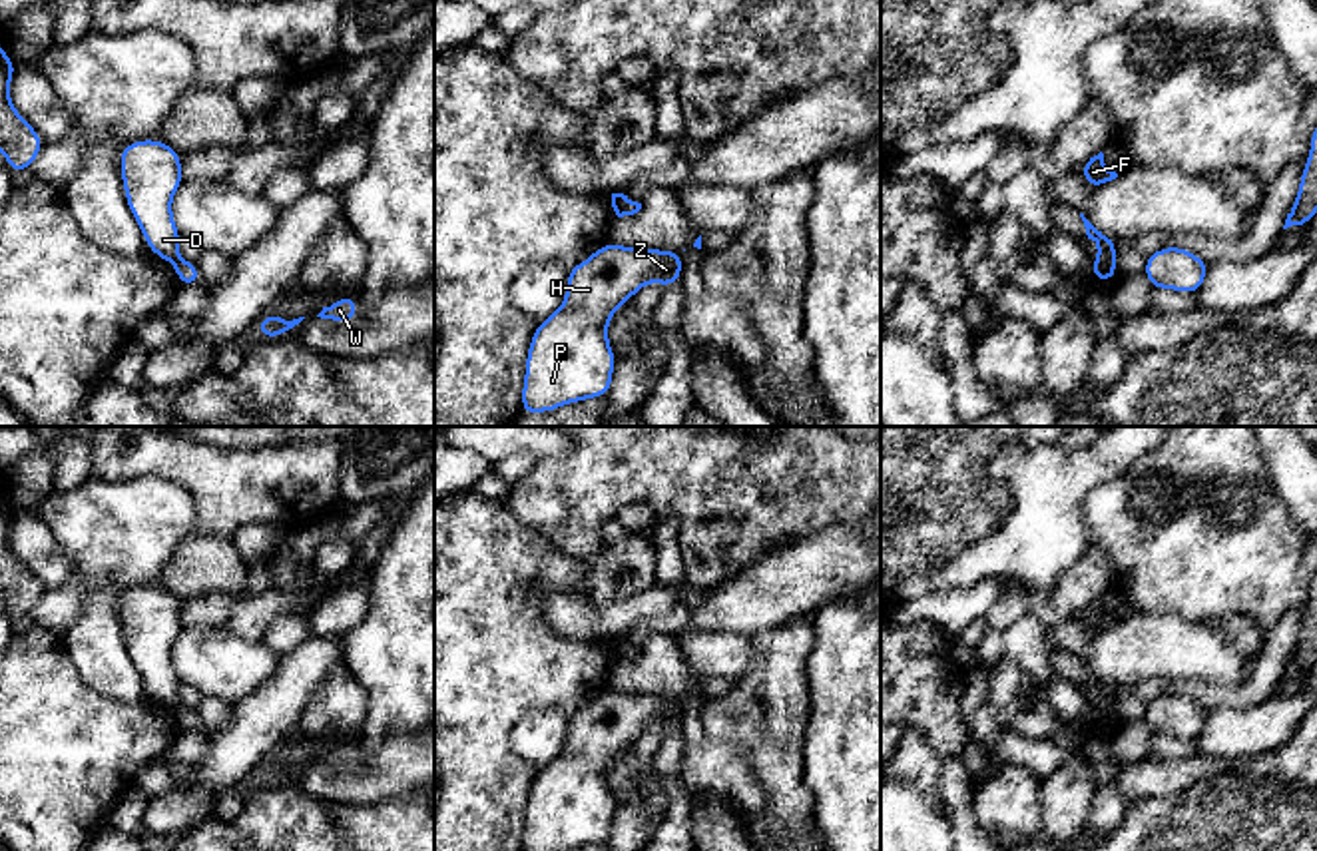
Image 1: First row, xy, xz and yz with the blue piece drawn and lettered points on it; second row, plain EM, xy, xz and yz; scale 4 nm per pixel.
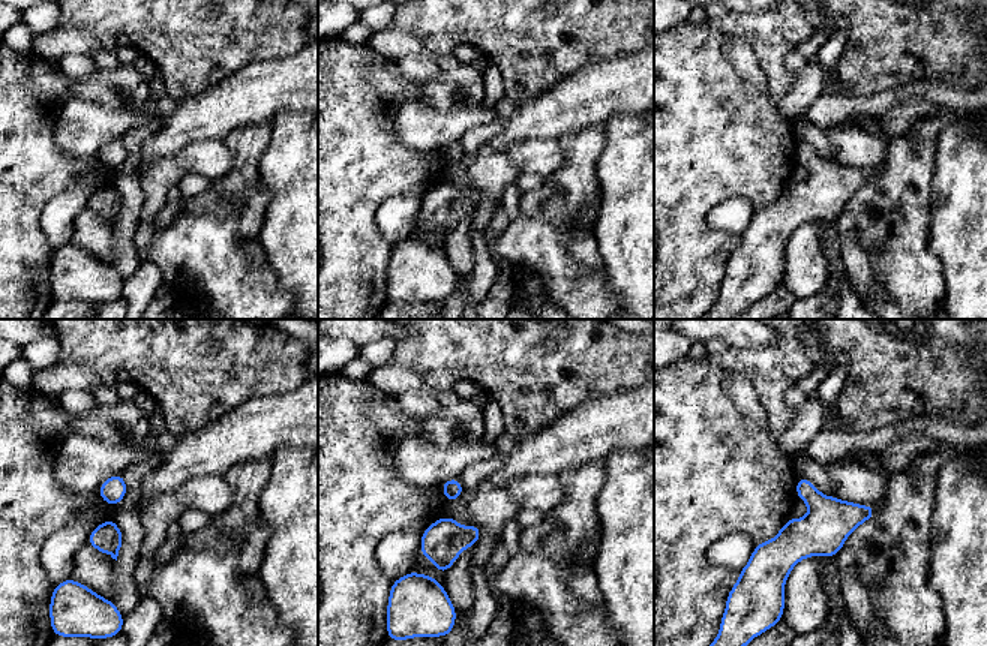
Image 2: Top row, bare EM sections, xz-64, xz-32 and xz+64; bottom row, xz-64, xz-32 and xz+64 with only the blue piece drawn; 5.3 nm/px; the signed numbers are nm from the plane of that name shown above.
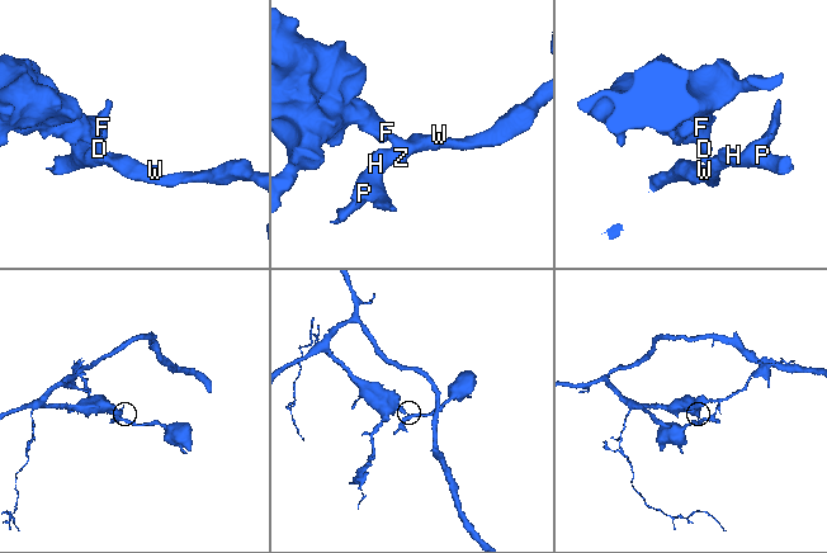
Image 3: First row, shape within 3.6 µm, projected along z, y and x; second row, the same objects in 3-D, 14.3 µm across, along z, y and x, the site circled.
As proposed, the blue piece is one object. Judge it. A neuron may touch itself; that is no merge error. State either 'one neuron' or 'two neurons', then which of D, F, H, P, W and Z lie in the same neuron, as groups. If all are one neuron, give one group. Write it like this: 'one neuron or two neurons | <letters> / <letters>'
two neurons | D F / H P W Z

